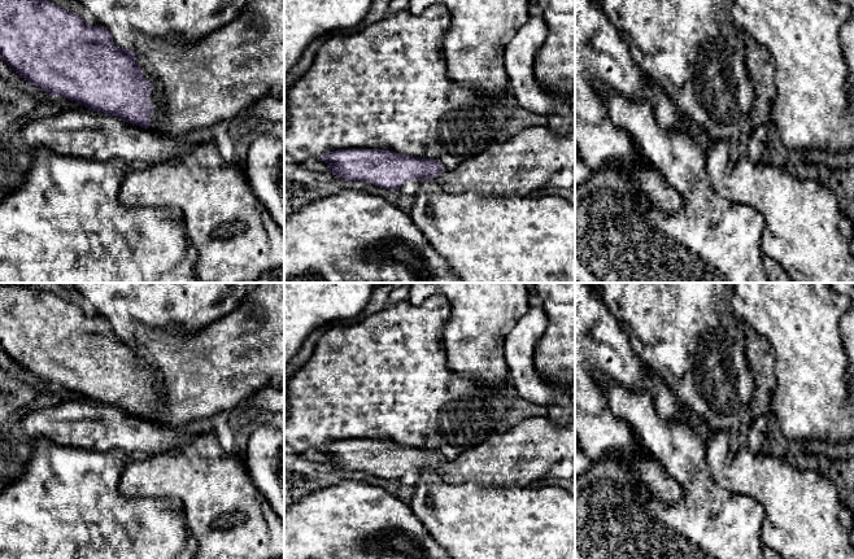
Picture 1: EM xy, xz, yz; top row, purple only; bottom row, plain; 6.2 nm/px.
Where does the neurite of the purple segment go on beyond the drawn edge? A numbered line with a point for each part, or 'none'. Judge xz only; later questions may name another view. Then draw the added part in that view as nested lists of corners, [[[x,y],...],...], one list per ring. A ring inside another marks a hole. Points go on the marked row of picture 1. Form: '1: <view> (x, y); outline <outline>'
1: xz (517, 166); outline [[[532,126],[497,141],[453,169],[444,167],[435,180],[448,193],[530,197],[562,170],[575,170],[575,131],[559,135],[548,127]]]

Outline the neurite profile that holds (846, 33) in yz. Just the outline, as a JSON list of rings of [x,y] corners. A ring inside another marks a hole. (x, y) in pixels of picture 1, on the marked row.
[[[854,8],[846,23],[840,29],[841,49],[848,65],[846,89],[851,102],[854,102]]]

